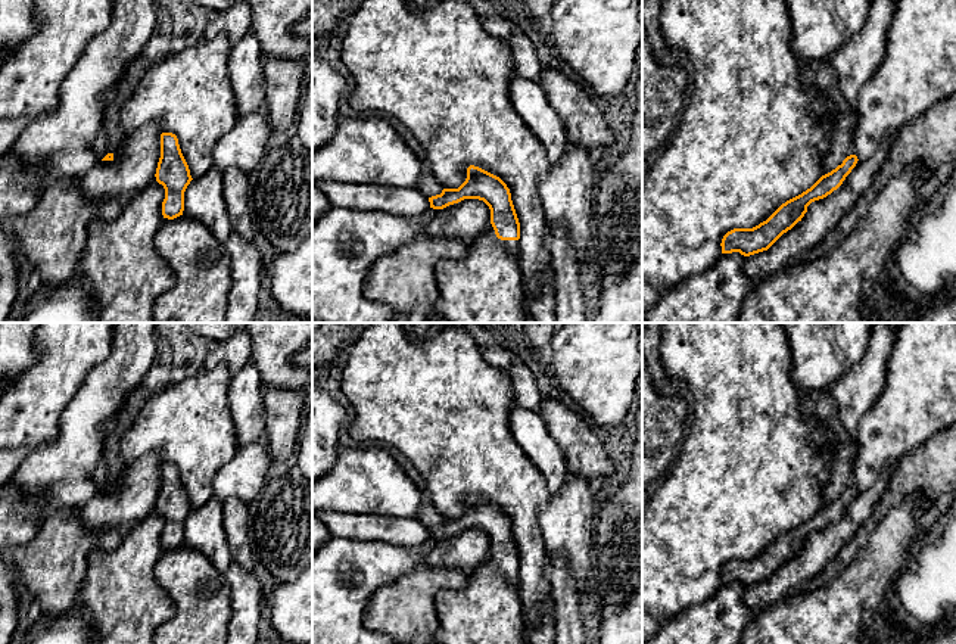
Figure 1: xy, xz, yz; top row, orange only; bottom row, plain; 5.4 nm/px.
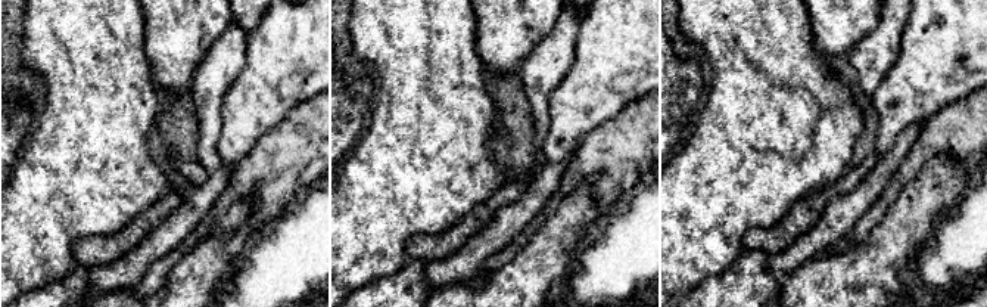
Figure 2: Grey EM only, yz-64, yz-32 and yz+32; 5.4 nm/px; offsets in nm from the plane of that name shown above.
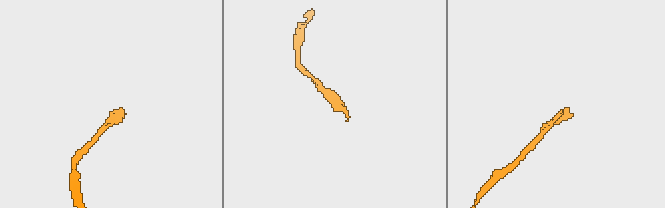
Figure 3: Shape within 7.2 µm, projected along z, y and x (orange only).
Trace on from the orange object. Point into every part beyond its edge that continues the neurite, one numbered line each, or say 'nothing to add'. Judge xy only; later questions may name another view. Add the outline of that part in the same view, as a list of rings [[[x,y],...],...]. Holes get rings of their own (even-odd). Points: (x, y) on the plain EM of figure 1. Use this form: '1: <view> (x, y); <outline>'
1: xy (125, 602); [[[153,507],[147,517],[124,535],[118,548],[90,553],[78,604],[91,615],[94,644],[152,644],[155,629],[174,616],[174,601],[155,576],[158,560],[169,551],[162,545],[164,529],[165,519]]]

